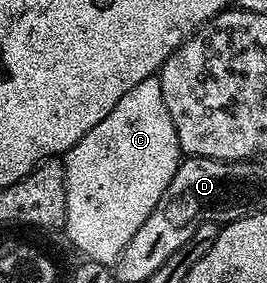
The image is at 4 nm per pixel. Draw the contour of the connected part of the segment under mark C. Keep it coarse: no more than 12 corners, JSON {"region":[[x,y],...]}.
{"region":[[158,77],[65,155],[65,235],[110,267],[180,161]]}

